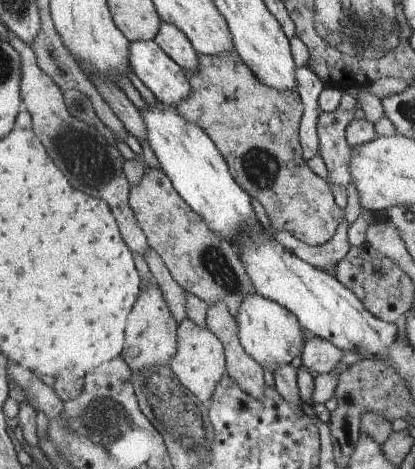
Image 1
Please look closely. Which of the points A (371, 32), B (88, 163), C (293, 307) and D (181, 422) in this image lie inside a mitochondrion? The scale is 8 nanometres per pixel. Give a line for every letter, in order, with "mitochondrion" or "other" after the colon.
A: mitochondrion
B: mitochondrion
C: other
D: mitochondrion

